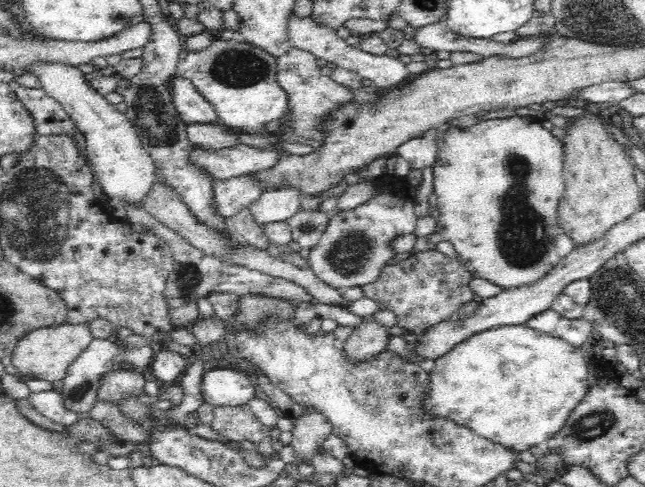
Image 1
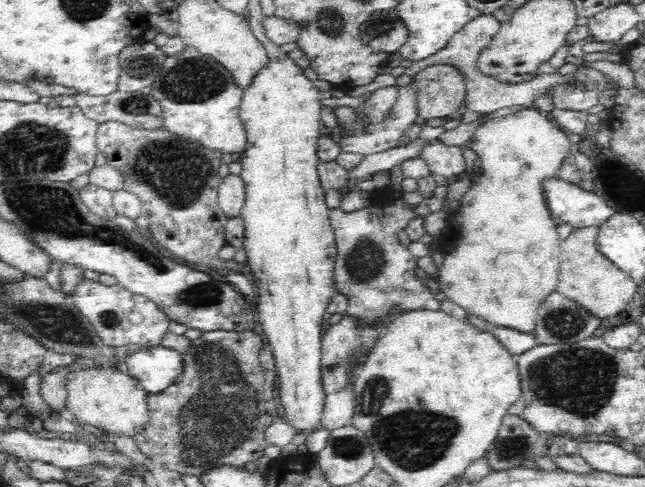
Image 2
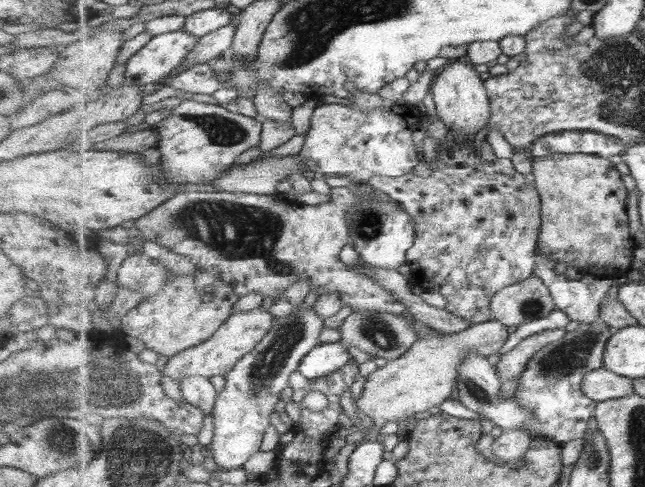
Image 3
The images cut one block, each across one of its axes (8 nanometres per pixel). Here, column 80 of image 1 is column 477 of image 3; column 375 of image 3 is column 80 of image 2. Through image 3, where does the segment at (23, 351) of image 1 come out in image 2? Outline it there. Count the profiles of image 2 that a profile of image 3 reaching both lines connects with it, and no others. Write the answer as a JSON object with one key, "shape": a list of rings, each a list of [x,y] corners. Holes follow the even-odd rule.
{"shape":[[[110,366],[70,373],[67,378],[67,415],[87,429],[98,429],[114,435],[135,436],[149,422],[147,393],[128,373]]]}

